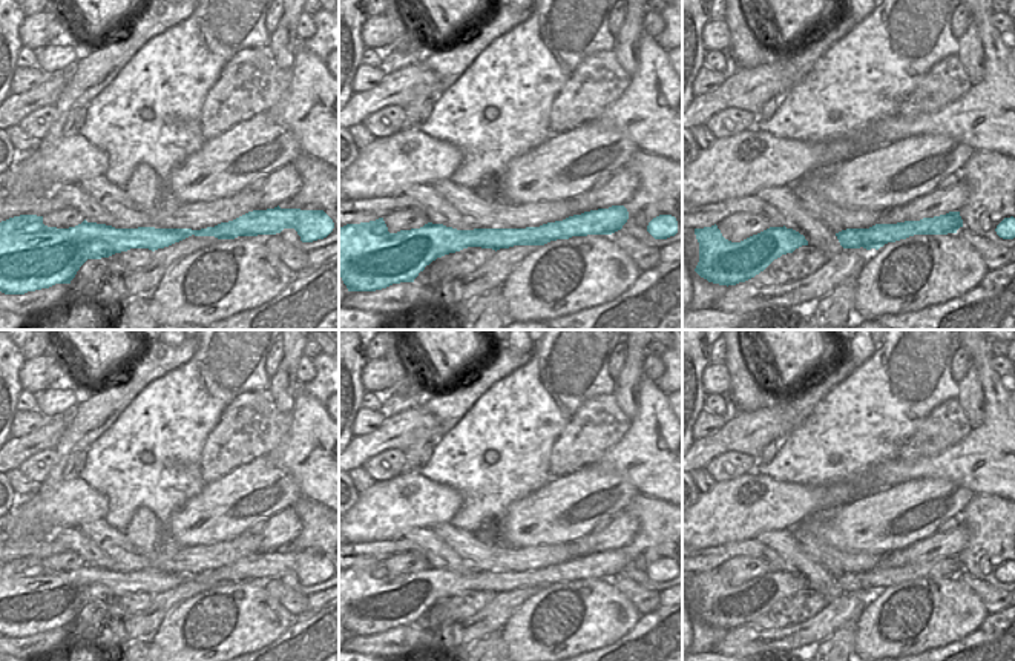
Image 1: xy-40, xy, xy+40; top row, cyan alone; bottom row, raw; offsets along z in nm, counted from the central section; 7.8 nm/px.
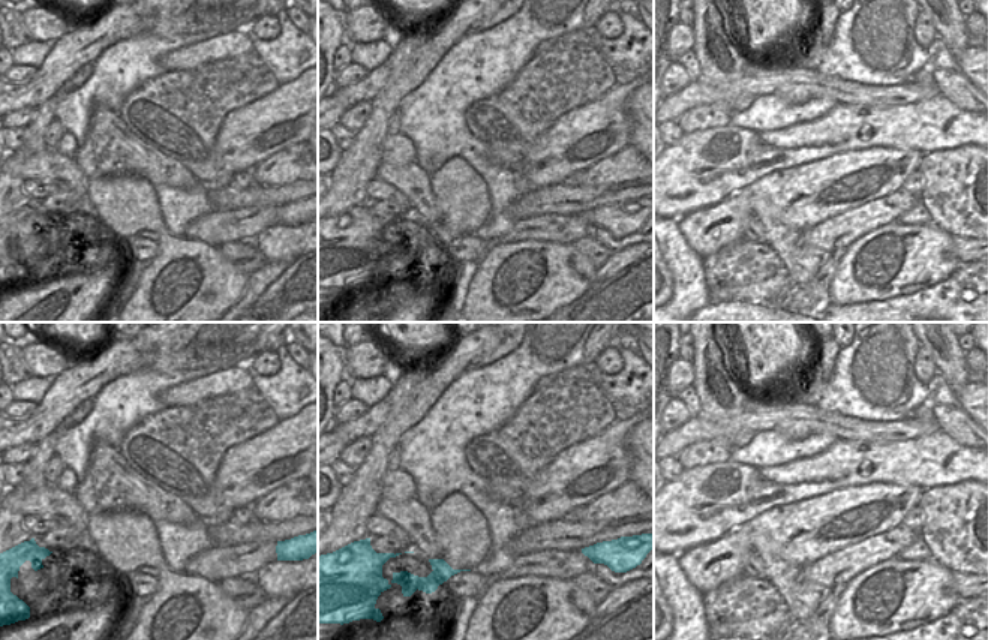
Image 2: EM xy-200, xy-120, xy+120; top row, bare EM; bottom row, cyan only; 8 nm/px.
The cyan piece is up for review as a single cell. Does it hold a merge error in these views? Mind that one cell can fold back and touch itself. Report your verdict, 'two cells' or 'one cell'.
one cell

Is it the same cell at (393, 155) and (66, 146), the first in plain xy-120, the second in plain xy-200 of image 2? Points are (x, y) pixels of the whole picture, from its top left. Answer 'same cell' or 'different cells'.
same cell

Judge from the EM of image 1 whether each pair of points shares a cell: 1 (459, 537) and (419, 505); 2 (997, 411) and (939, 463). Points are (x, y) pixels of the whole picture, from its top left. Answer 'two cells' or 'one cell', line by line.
1: two cells
2: one cell

